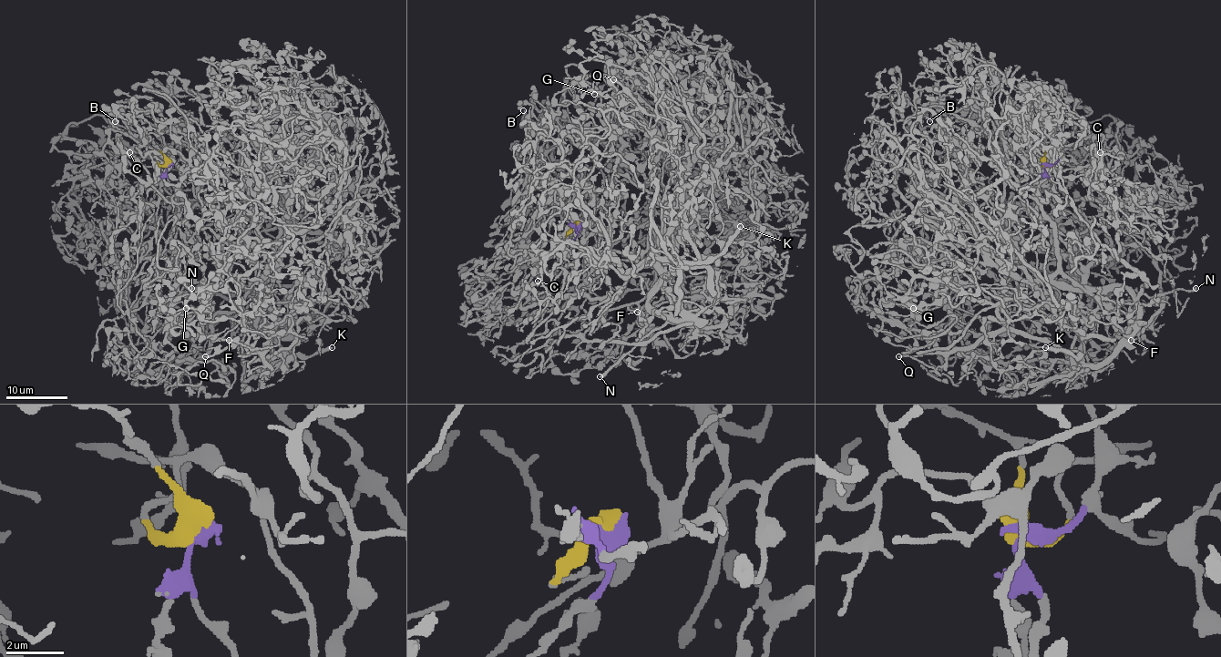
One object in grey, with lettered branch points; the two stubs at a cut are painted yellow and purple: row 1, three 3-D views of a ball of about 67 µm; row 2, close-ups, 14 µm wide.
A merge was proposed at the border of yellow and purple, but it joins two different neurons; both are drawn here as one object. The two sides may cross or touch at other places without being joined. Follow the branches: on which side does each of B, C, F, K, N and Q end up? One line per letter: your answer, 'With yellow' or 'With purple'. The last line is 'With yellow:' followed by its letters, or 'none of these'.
B: With yellow
C: With yellow
F: With purple
K: With purple
N: With purple
Q: With purple
With yellow: B, C

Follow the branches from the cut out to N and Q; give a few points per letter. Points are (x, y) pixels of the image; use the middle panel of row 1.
N: (577, 225), (579, 292), (613, 296), (651, 265), (660, 285), (649, 302), (665, 321), (599, 377)
Q: (577, 225), (579, 292), (613, 296), (656, 265), (682, 316), (680, 270), (696, 247), (675, 135), (613, 79)

